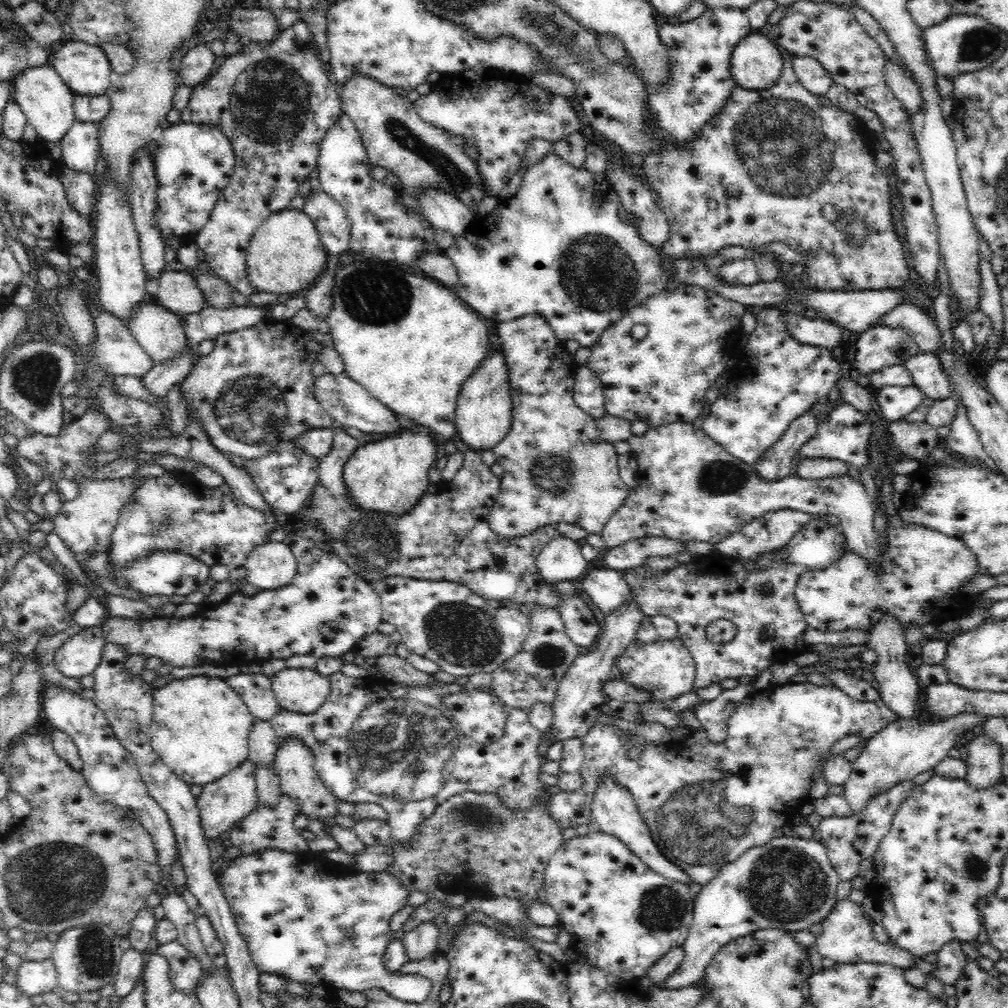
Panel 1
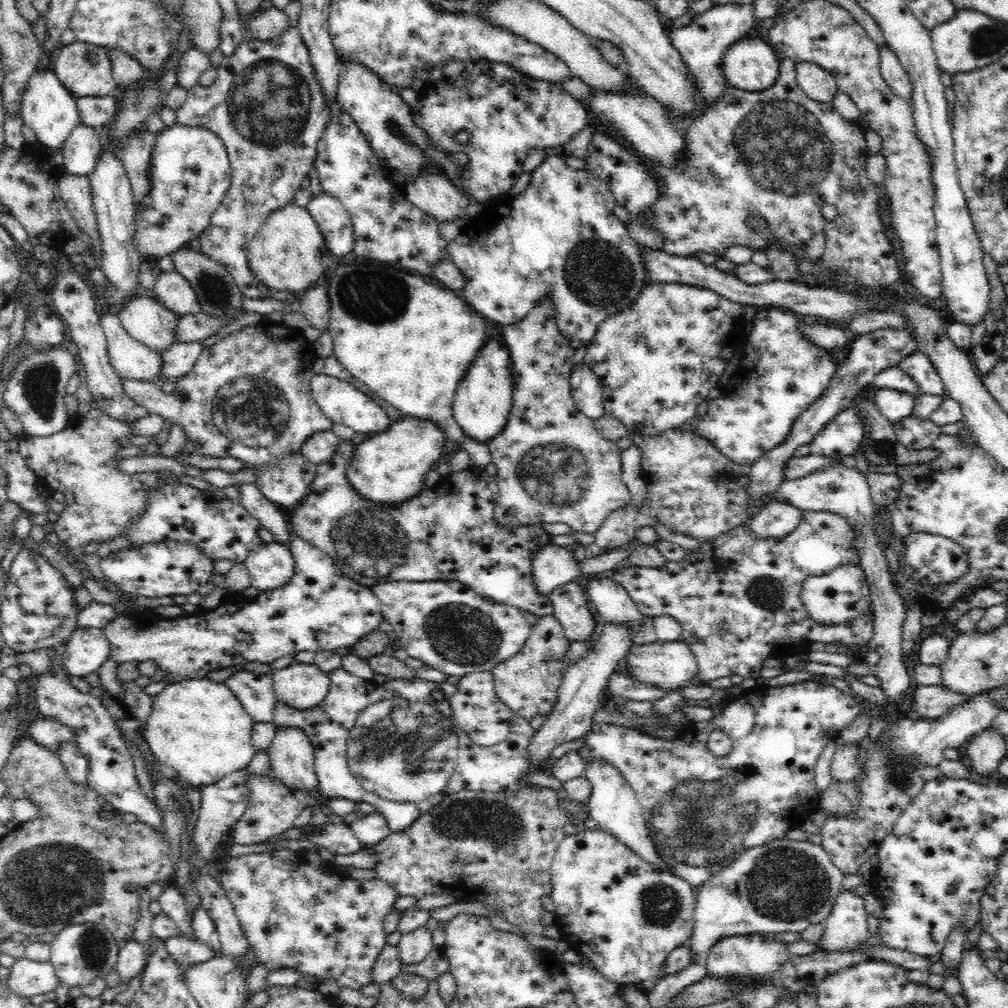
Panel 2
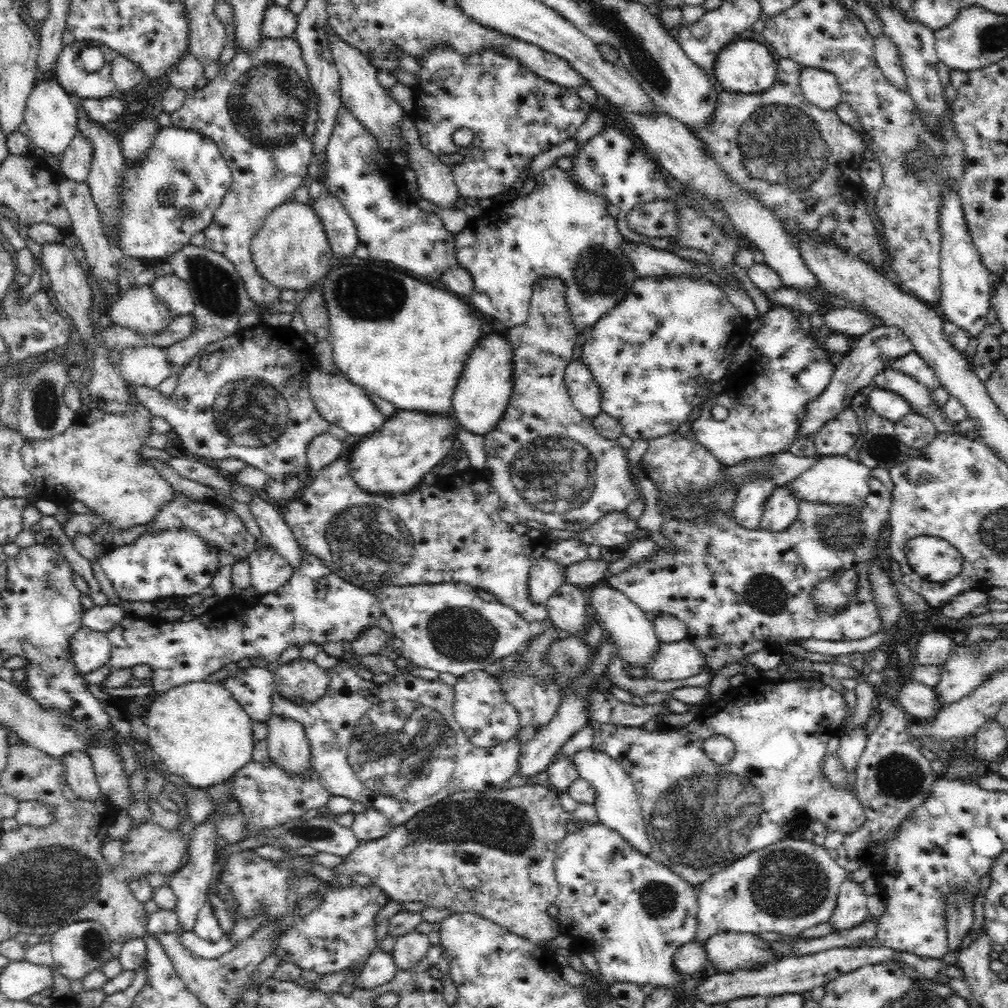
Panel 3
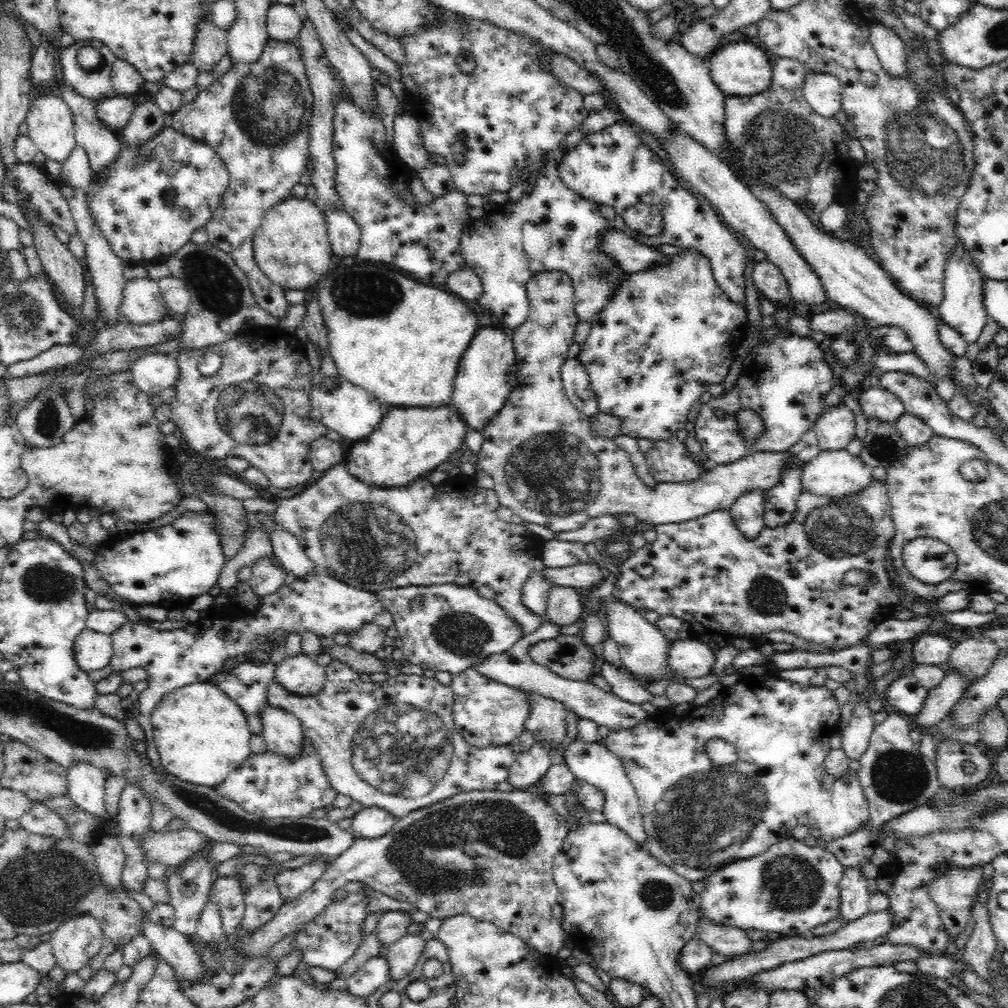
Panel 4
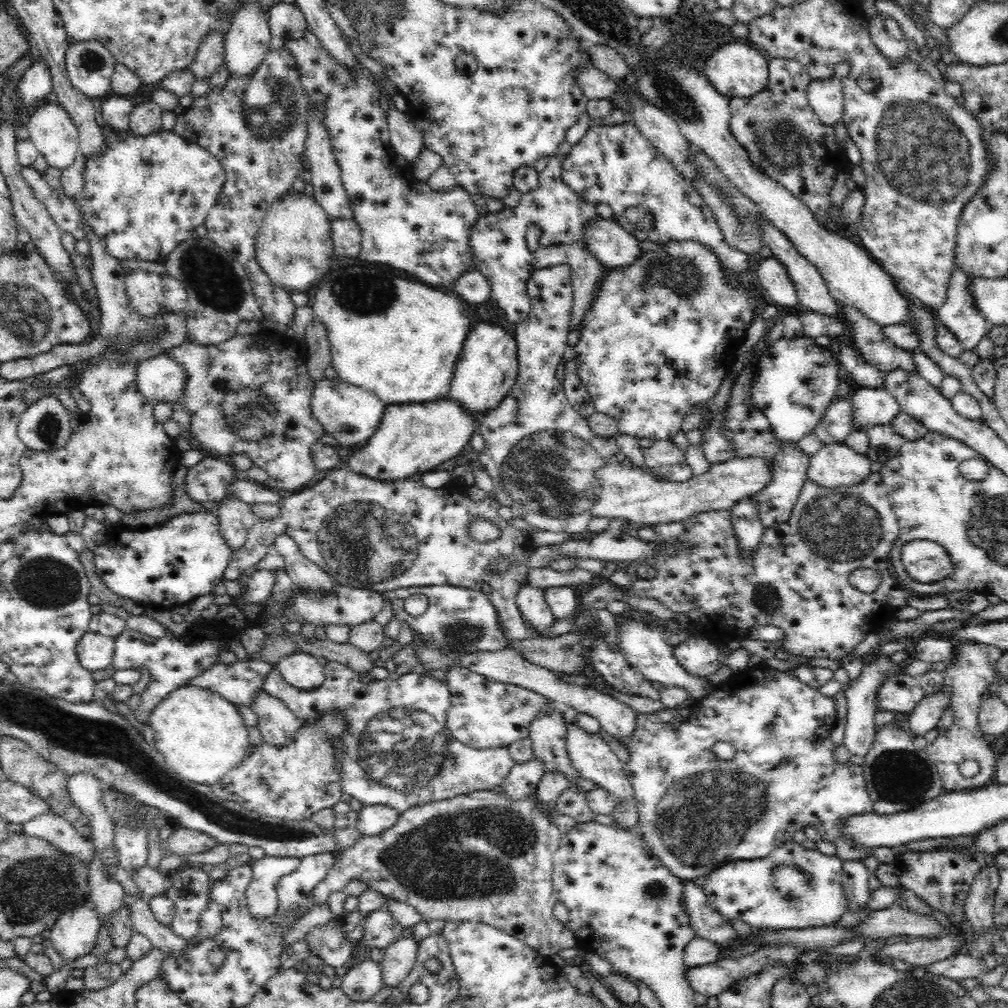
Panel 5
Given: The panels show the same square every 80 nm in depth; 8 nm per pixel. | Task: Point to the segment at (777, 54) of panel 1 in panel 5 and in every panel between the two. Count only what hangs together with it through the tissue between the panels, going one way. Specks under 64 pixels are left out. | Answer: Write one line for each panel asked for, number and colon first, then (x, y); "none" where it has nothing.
2: (750, 64)
3: (744, 67)
4: (740, 69)
5: (736, 70)

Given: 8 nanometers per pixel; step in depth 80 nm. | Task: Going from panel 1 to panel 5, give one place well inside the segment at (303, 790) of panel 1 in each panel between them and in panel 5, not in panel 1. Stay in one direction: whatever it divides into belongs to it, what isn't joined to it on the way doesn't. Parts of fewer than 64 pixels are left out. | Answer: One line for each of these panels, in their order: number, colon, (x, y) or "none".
2: (291, 755)
3: (287, 743)
4: (281, 731)
5: (277, 724)

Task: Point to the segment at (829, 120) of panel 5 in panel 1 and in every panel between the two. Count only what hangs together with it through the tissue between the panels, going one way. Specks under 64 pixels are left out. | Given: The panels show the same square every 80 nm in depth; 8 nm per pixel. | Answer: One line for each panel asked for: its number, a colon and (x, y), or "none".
1: (812, 75)
2: (819, 85)
3: (821, 88)
4: (823, 92)

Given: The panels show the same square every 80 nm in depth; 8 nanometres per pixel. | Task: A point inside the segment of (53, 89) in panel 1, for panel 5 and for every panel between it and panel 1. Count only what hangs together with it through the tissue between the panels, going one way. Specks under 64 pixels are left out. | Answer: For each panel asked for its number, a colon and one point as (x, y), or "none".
2: (47, 107)
3: (50, 114)
4: (50, 125)
5: (55, 136)

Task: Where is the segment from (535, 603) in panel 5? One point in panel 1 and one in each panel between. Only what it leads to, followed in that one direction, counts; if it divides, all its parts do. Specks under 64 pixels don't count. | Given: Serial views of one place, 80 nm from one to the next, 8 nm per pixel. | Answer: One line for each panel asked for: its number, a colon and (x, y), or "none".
1: (560, 560)
2: (553, 566)
3: (545, 576)
4: (534, 594)

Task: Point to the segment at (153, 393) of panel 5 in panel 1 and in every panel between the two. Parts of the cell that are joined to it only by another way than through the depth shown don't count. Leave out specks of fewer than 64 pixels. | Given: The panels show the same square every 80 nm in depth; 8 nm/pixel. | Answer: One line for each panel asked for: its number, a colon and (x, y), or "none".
1: (120, 354)
2: (131, 359)
3: (147, 366)
4: (152, 373)

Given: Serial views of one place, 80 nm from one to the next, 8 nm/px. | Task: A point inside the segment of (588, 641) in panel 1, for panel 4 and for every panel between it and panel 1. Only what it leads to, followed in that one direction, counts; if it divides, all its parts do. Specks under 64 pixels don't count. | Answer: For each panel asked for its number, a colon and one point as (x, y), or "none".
2: (569, 607)
3: (566, 608)
4: (564, 606)

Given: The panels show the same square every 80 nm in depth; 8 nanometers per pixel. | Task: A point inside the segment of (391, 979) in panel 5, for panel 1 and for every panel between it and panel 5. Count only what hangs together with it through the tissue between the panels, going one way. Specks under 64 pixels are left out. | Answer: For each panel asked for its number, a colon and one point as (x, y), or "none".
1: (422, 941)
2: (415, 946)
3: (409, 949)
4: (402, 956)

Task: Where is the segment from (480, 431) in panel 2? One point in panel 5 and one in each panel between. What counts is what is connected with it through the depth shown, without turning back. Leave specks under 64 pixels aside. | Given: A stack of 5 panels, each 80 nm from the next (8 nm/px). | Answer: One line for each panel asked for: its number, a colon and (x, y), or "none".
3: (486, 383)
4: (487, 373)
5: (487, 367)

